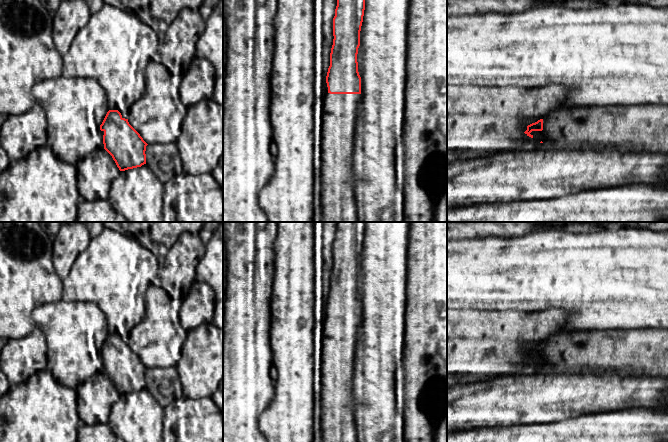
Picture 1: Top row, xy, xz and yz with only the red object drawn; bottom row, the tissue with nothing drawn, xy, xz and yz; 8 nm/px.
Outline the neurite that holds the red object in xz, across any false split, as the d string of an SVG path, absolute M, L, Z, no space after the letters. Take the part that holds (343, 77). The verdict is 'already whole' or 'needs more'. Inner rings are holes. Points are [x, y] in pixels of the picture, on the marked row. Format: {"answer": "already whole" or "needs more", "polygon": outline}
{"answer": "needs more", "polygon": "M337 0L333 18L333 45L330 53L323 98L321 141L322 222L359 222L358 208L352 189L352 156L354 151L361 77L357 54L365 0Z"}

